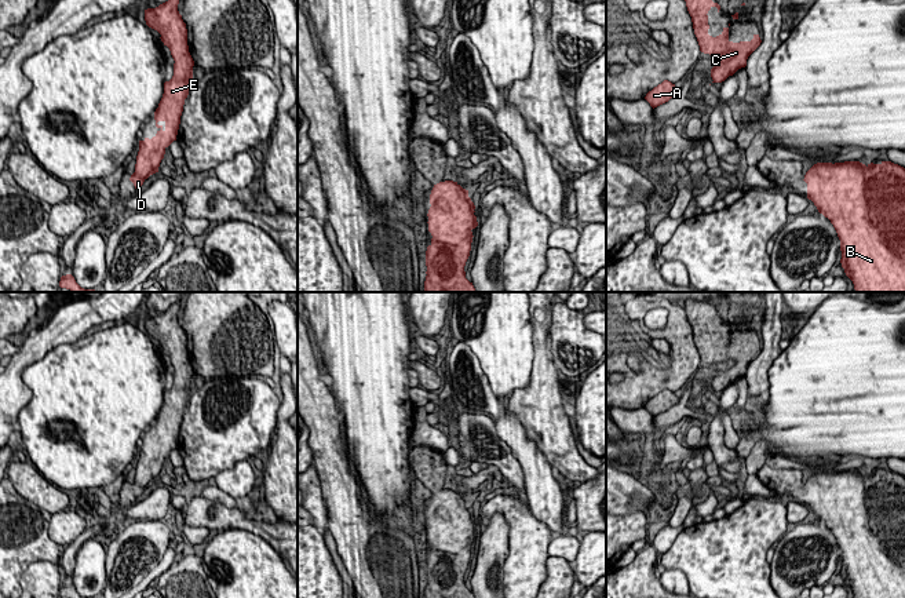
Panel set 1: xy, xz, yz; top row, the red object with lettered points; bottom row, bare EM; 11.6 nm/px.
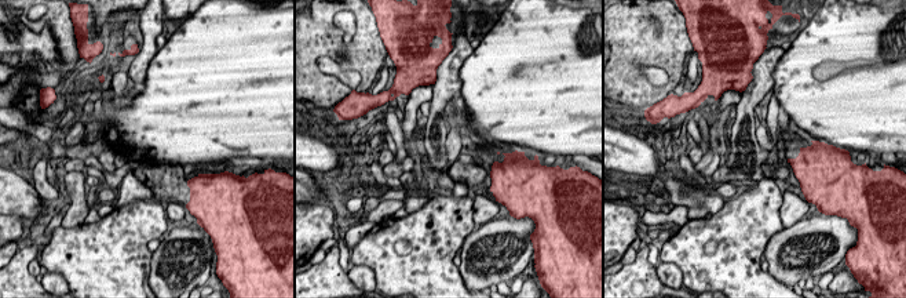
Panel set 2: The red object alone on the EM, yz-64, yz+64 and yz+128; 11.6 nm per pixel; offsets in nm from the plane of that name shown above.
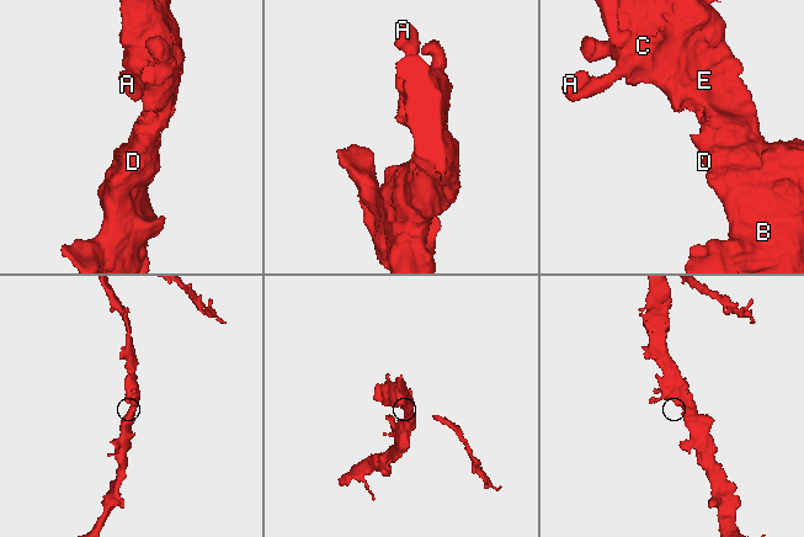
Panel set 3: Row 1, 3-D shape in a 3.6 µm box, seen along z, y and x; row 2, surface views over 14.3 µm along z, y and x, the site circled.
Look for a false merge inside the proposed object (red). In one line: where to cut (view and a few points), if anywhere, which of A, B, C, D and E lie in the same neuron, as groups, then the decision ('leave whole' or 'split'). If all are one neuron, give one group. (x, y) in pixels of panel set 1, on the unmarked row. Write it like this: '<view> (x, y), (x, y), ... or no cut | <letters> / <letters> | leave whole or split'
no cut | A B C D E | leave whole

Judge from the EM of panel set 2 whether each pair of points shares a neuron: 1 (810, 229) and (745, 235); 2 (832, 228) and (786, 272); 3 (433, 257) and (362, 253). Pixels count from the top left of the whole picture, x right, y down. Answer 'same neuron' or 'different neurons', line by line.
1: different neurons
2: same neuron
3: same neuron

